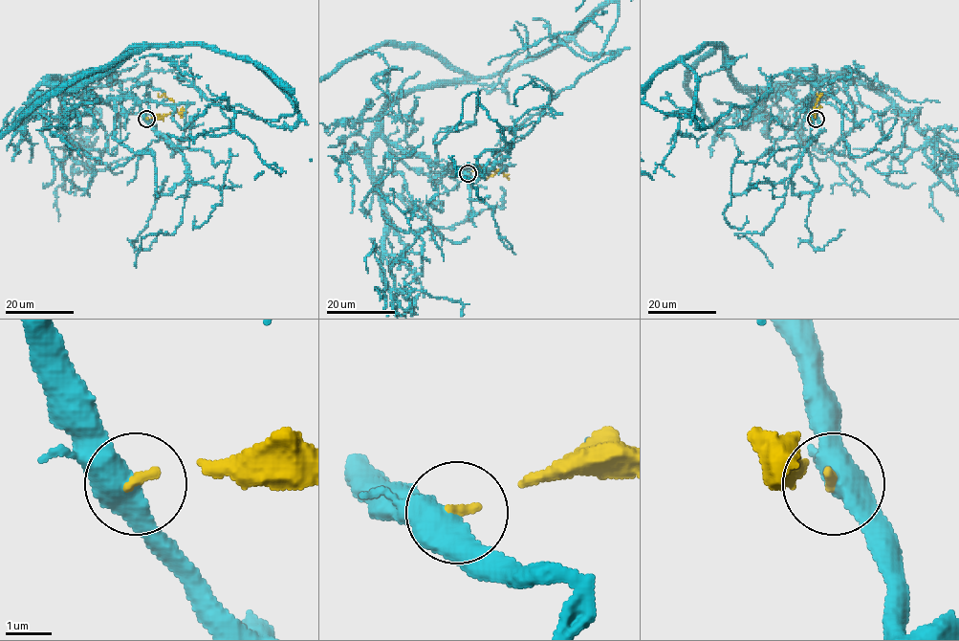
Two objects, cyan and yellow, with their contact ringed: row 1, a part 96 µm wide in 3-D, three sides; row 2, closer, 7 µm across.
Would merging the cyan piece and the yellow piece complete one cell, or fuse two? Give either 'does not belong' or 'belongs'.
does not belong

